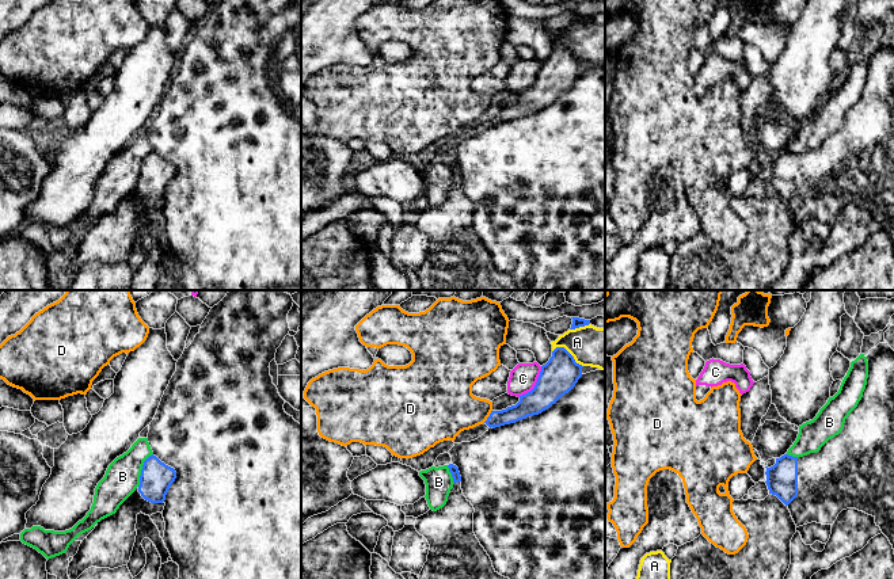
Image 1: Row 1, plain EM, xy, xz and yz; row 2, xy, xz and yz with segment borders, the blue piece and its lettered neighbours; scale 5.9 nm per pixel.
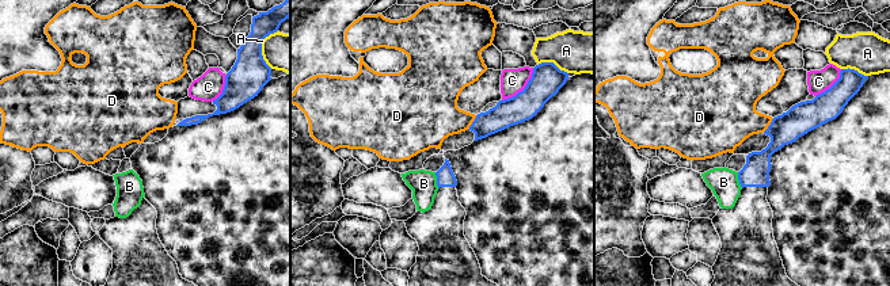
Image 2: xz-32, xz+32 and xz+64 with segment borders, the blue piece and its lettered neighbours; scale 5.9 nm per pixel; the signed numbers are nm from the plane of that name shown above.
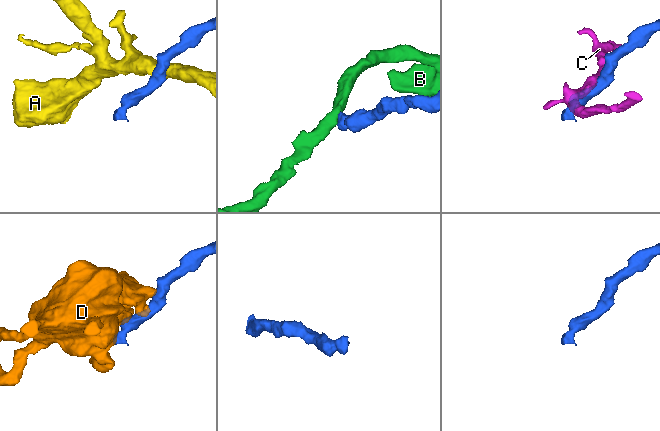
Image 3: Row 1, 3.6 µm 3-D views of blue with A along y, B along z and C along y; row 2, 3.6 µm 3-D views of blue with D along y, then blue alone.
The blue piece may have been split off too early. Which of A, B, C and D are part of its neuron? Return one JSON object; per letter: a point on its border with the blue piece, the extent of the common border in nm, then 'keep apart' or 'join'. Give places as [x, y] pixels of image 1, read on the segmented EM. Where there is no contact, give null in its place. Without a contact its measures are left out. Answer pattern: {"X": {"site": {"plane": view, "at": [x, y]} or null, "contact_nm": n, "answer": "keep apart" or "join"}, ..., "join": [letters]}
{"A": {"site": {"plane": "xz", "at": [569, 353]}, "contact_nm": 200, "answer": "keep apart"}, "B": {"site": {"plane": "xy", "at": [141, 469]}, "contact_nm": 220, "answer": "keep apart"}, "C": {"site": {"plane": "xz", "at": [536, 384]}, "contact_nm": 240, "answer": "keep apart"}, "D": {"site": {"plane": "xz", "at": [489, 416]}, "contact_nm": 90, "answer": "keep apart"}, "join": []}

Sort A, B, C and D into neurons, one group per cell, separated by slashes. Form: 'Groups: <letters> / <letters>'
Groups: A / B / C / D

